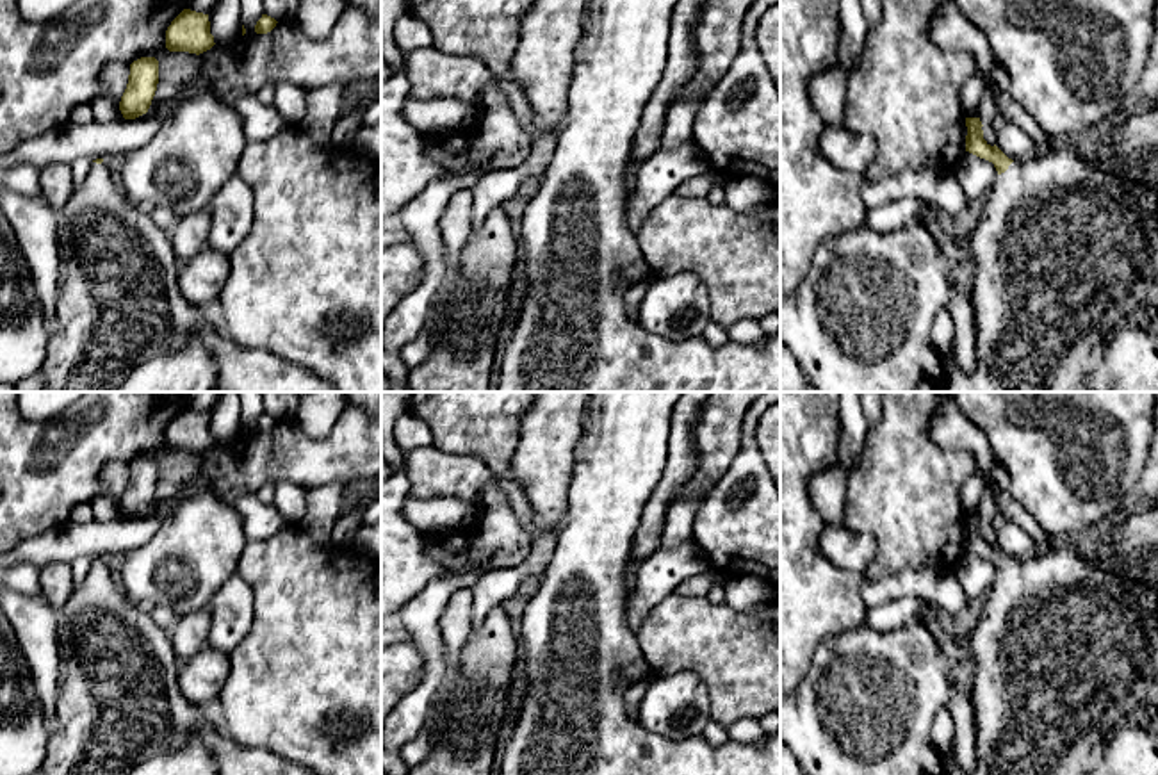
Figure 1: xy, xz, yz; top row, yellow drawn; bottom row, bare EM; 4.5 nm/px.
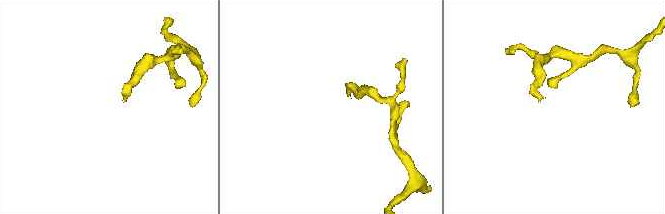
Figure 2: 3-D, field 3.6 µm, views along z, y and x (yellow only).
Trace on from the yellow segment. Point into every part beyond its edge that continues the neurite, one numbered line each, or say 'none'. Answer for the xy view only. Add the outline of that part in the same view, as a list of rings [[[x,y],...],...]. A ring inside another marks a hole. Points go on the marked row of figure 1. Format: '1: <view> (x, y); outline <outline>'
1: xy (120, 305); outline [[[93,162],[87,176],[75,185],[61,217],[66,228],[62,230],[64,255],[55,326],[46,346],[45,363],[39,369],[45,392],[114,392],[135,365],[176,351],[191,337],[198,337],[208,347],[217,365],[217,387],[228,392],[337,392],[330,381],[308,369],[264,349],[246,349],[230,337],[223,337],[203,317],[200,306],[180,294],[180,264],[169,232],[159,228],[146,208],[139,208],[116,187],[105,162]]]

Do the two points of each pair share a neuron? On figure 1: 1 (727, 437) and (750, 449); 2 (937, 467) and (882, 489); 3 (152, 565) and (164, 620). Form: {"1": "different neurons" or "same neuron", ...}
{"1": "different neurons", "2": "same neuron", "3": "different neurons"}

